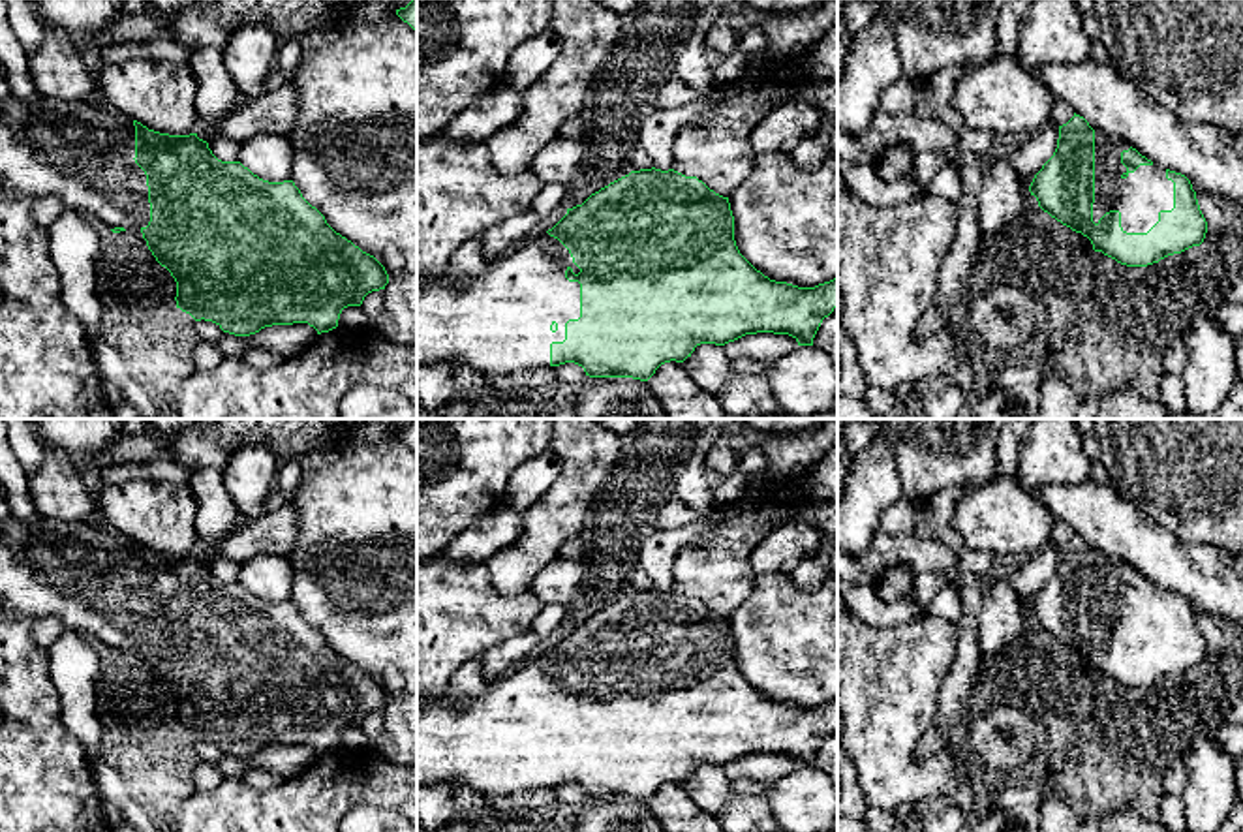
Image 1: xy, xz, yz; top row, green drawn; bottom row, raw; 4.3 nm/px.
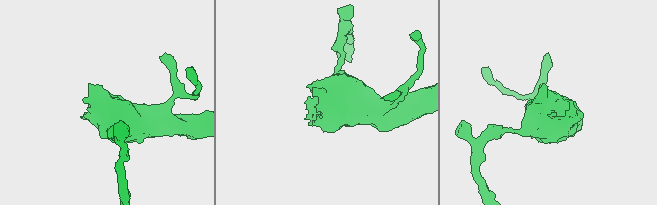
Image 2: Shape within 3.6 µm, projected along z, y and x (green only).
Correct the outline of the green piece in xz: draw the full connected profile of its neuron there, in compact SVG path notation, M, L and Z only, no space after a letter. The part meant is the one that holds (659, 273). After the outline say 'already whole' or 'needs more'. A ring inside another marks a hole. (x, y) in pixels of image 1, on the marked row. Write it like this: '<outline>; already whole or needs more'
M652 167L631 171L567 208L545 235L484 259L483 274L471 282L453 285L447 274L417 280L417 364L471 366L505 376L575 362L590 377L648 381L661 364L683 362L700 344L725 346L745 334L774 332L813 346L822 319L836 306L837 278L815 287L770 280L740 254L729 197L697 177Z; needs more

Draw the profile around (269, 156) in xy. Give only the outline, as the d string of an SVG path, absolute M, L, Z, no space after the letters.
M259 133L240 145L238 162L263 180L291 180L293 146L287 135Z

